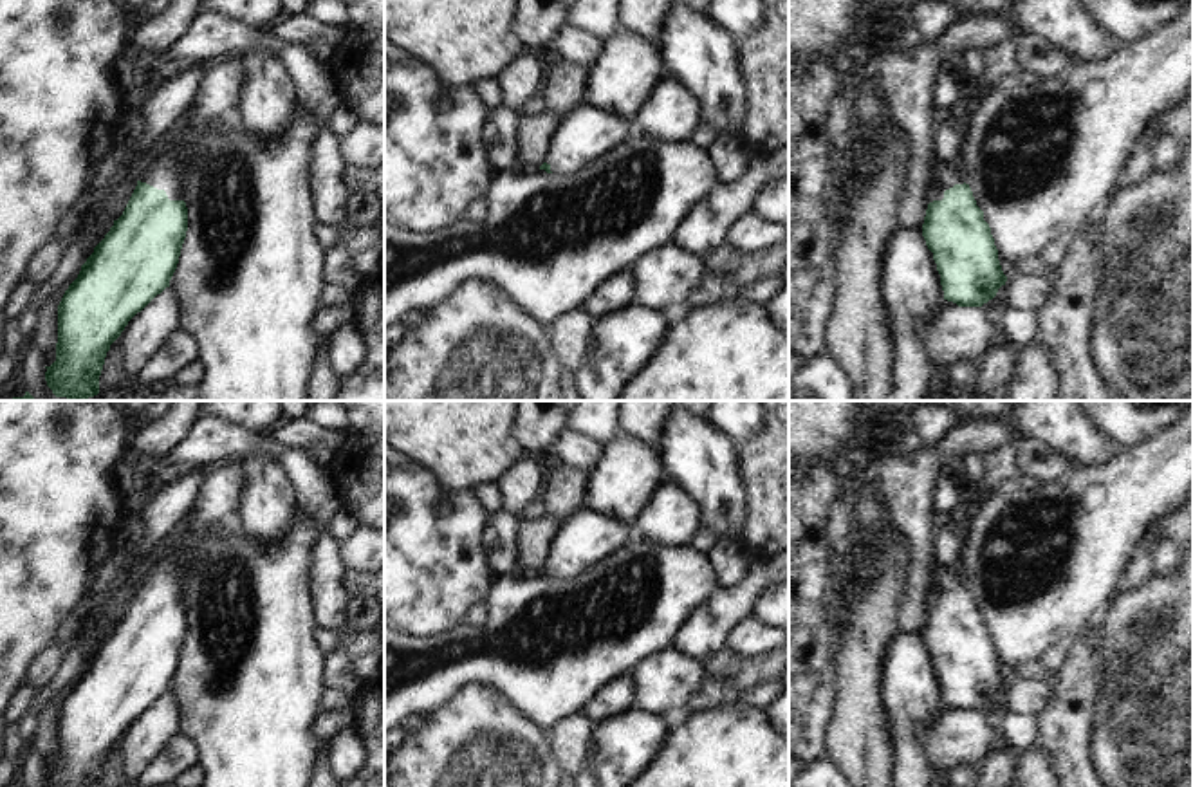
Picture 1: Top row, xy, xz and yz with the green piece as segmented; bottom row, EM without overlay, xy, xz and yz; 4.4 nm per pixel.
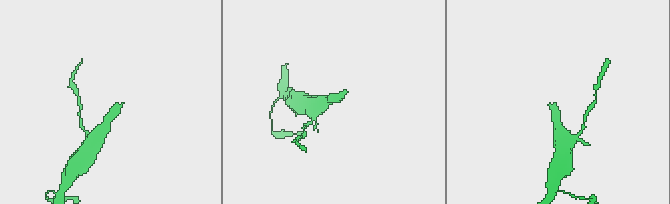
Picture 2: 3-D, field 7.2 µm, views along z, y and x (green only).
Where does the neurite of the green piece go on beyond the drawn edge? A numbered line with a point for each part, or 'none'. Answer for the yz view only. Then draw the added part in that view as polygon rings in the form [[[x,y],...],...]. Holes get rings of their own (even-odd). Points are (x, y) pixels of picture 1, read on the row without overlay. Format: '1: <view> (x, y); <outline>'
1: yz (944, 580); [[[937,558],[931,569],[931,585],[933,592],[929,596],[929,606],[942,605],[946,594],[953,592],[955,588],[966,587],[962,579],[962,570],[958,567],[939,563]]]

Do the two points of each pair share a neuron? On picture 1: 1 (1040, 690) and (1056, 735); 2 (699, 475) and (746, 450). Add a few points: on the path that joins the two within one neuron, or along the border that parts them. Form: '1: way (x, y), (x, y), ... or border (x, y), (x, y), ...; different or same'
1: border (1053, 685), (1053, 699), (1036, 719); different
2: border (735, 444), (740, 488), (746, 497); different

